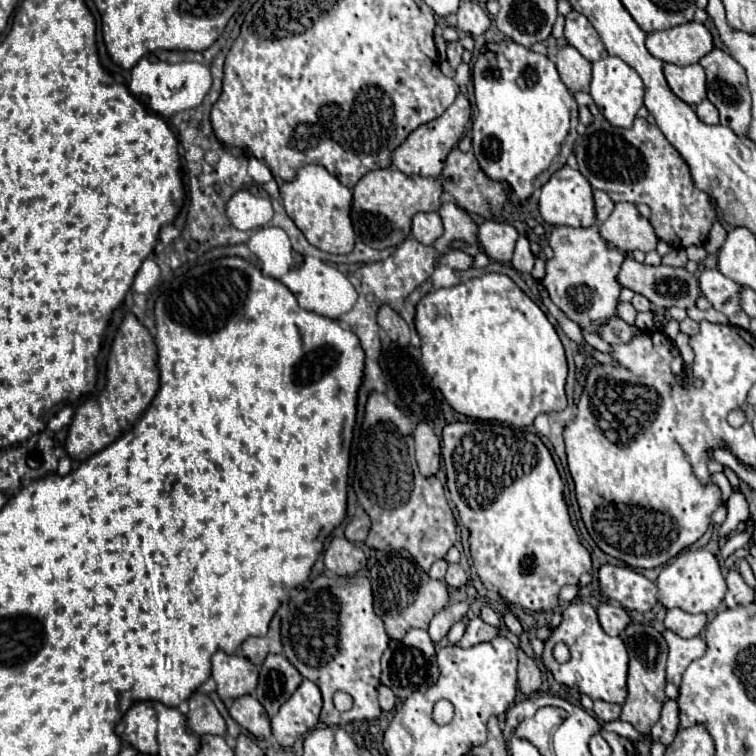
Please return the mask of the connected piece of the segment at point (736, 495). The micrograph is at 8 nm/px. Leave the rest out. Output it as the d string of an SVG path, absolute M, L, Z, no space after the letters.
M733 489L733 495L731 499L727 501L727 519L725 523L719 527L719 535L725 537L727 533L735 531L735 527L741 523L741 521L747 521L749 517L749 509L747 509L747 501L745 501L745 495L741 489Z

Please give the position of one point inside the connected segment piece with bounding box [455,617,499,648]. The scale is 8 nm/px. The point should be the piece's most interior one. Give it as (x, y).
(477, 631)

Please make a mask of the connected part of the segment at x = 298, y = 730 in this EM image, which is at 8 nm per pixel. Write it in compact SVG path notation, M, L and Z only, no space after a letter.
M303 679L297 691L281 705L279 713L271 719L271 731L281 747L291 747L299 737L311 731L319 723L321 713L321 691L319 687Z

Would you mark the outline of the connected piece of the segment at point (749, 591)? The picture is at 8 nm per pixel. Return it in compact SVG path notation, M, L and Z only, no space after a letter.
M729 569L727 573L727 595L725 595L725 605L735 607L739 603L751 603L755 595L755 589L745 583L741 573L737 569Z

